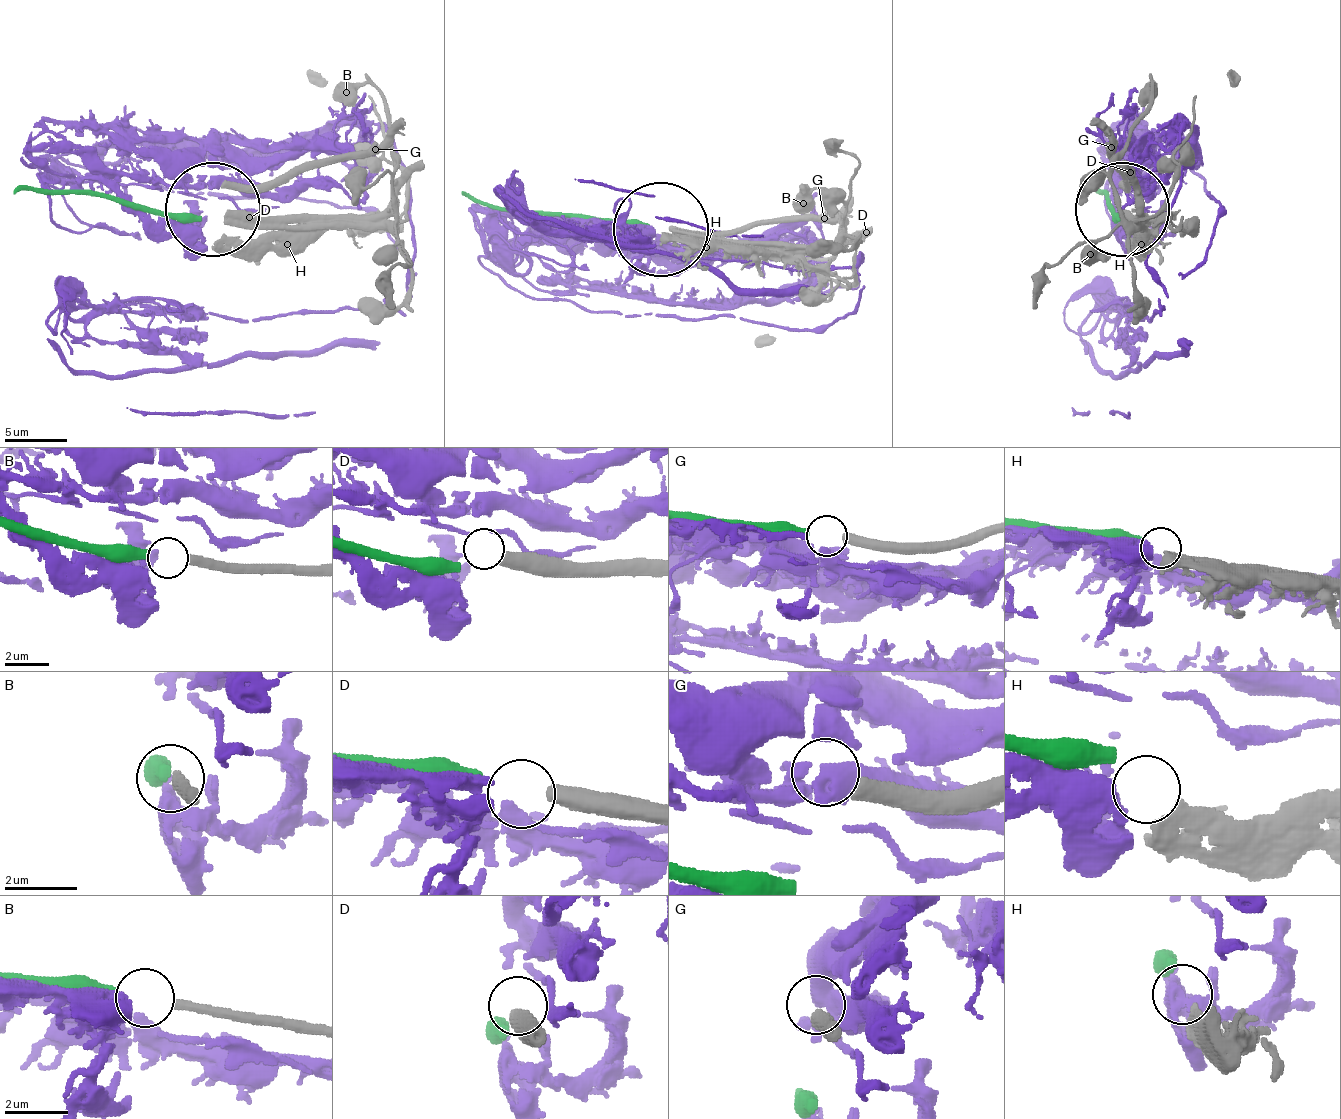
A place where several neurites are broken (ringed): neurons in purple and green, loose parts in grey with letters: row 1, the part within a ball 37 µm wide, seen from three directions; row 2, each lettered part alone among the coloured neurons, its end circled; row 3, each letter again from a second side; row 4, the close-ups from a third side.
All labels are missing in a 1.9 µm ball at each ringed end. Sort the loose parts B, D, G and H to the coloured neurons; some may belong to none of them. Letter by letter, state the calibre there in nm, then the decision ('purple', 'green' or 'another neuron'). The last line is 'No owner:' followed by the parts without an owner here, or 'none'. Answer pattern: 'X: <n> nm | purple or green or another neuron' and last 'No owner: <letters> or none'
B: 360 nm | green
D: 550 nm | another neuron
G: 480 nm | another neuron
H: 360 nm | purple
No owner: D, G

